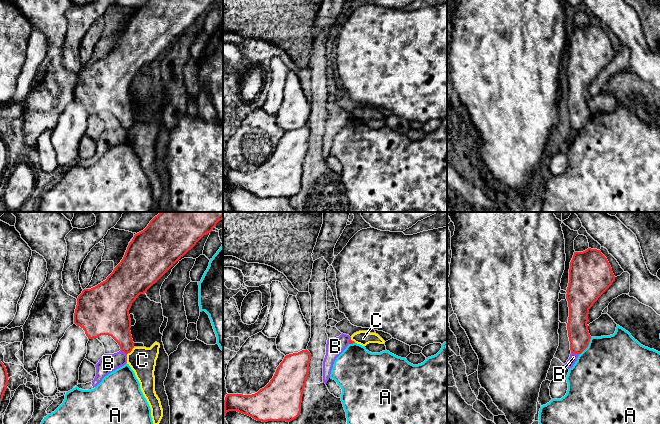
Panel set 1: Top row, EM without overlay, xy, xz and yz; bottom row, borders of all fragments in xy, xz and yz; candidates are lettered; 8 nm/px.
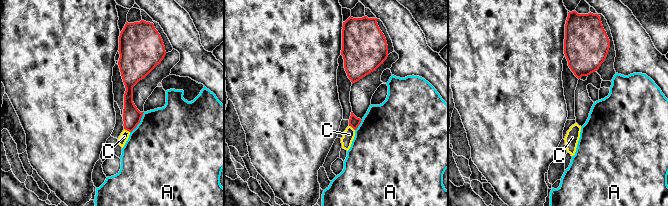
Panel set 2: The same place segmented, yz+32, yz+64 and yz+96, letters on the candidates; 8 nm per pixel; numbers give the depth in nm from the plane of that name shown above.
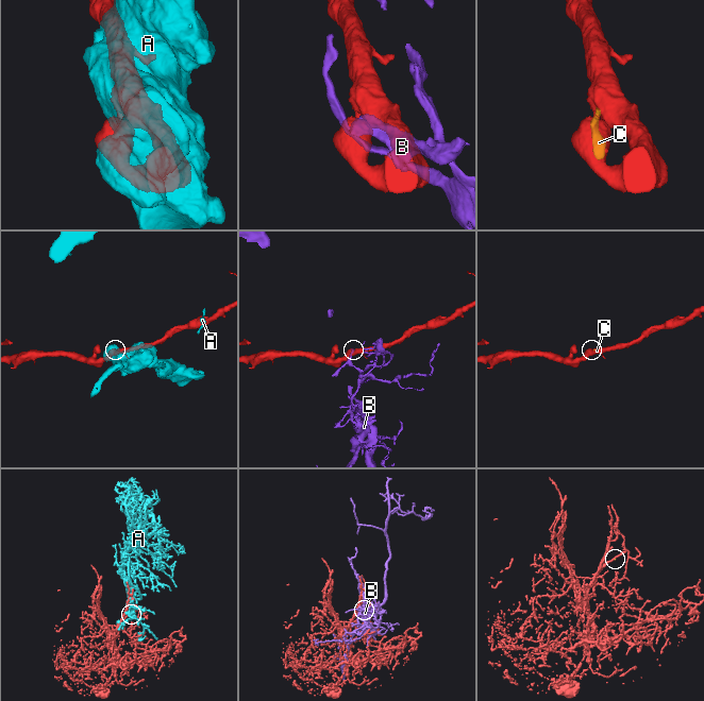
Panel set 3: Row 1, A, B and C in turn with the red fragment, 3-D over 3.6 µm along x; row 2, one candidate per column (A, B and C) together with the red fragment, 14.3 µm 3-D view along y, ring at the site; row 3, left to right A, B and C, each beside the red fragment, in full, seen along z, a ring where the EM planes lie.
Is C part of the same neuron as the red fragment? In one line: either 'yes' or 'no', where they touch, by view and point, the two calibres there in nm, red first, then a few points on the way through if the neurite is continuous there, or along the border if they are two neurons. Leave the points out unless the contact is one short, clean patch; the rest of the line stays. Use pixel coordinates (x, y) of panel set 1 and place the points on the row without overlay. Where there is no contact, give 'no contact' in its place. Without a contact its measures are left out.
no | xy (130, 127) | 220/220 nm | along xy (134, 123), (126, 130)

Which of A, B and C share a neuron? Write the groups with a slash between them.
A / B / C

